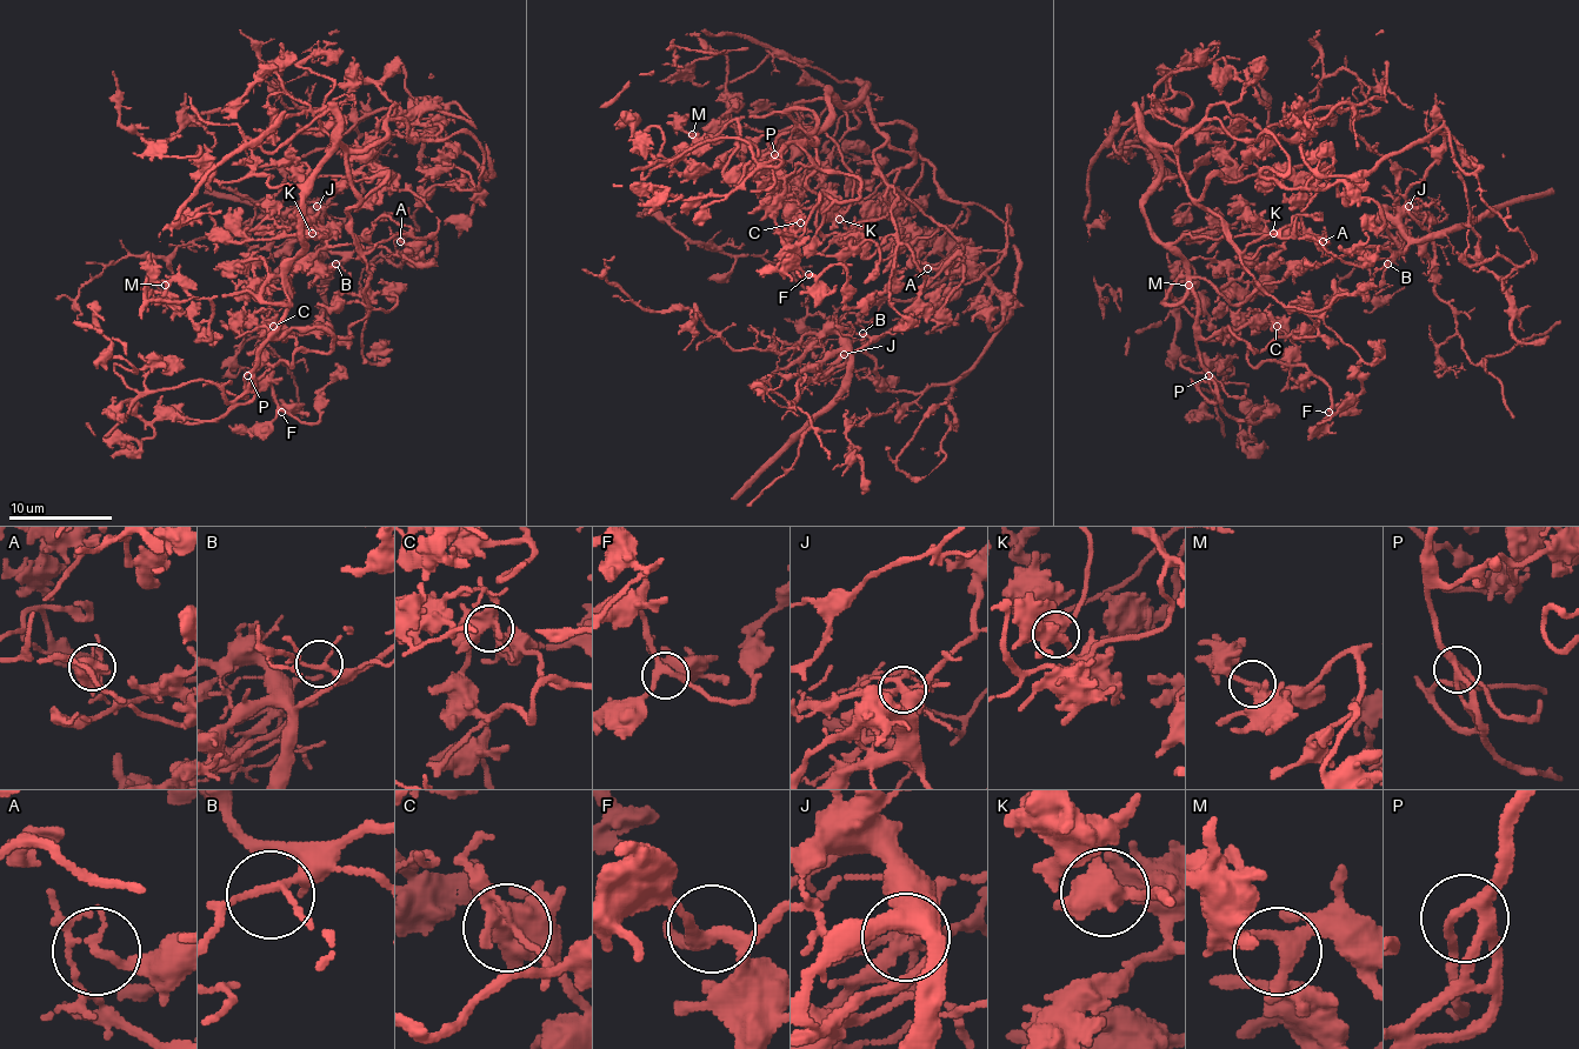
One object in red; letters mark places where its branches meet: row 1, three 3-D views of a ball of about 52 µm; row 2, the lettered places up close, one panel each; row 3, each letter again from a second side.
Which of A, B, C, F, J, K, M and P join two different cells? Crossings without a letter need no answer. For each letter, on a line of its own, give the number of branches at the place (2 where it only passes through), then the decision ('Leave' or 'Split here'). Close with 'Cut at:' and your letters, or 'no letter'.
A: Branches: 4. Split here
B: Branches: 4. Leave
C: Branches: 4. Leave
F: Branches: 4. Leave
J: Branches: 7. Split here
K: Branches: 4. Leave
M: Branches: 4. Leave
P: Branches: 4. Leave
Cut at: A, J

